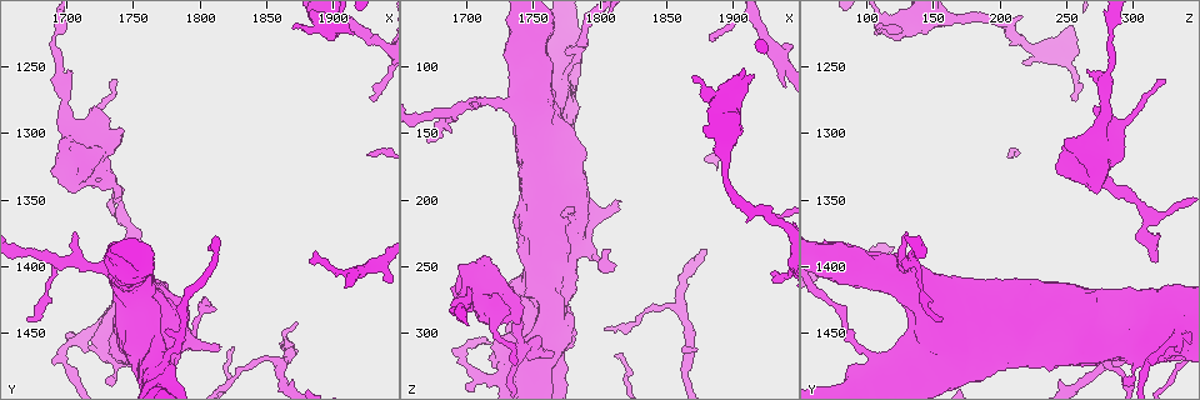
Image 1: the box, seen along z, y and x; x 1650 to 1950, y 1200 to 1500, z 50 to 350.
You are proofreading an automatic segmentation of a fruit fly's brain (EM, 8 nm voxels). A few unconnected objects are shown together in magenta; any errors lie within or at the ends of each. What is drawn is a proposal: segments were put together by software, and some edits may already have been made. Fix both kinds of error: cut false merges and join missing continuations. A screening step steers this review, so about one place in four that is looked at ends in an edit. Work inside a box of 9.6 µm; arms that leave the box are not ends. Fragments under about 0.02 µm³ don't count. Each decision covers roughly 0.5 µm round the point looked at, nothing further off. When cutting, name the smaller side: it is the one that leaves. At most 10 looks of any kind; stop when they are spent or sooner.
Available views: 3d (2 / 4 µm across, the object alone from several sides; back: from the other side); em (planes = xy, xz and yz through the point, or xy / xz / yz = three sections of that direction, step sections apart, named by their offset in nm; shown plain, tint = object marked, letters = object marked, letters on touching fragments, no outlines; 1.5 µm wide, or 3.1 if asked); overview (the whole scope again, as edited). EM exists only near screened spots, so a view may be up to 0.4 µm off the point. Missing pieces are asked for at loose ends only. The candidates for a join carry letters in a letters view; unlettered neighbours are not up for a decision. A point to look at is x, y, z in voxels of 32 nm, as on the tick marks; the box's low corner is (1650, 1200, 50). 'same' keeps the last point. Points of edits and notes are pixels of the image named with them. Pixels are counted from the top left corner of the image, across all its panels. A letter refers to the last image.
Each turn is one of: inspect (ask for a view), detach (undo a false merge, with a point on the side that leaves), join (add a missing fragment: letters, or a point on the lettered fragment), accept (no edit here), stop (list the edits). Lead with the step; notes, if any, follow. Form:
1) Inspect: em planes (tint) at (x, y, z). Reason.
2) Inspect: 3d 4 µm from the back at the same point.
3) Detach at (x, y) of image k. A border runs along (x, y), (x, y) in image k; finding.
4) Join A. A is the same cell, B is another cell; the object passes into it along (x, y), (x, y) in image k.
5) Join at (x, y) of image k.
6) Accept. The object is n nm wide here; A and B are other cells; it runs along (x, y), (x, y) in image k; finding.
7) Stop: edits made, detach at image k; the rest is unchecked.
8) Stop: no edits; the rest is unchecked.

Inspect: 3d 4 µm at (1874, 1442, 312). Branch stops here.

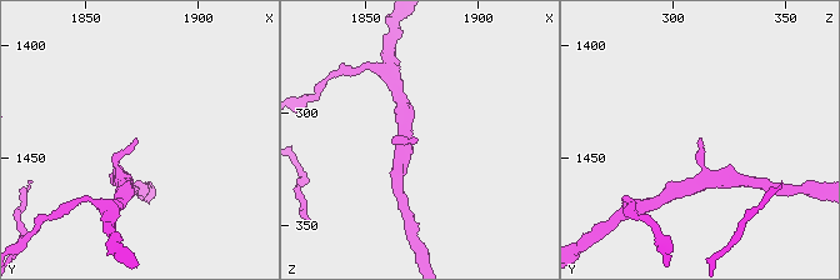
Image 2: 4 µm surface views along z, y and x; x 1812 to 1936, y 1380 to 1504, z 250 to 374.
Inspect: em yz step 4 (tint) at (1872, 1443, 312).

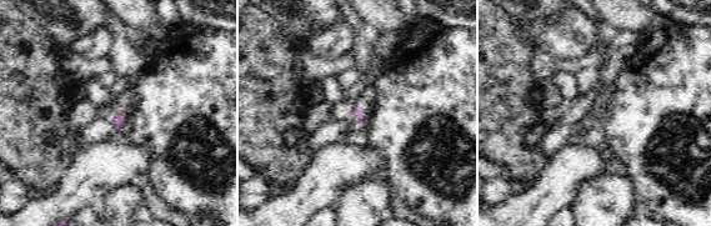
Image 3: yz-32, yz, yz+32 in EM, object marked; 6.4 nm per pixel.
Inspect: em planes (letters) at the same point.

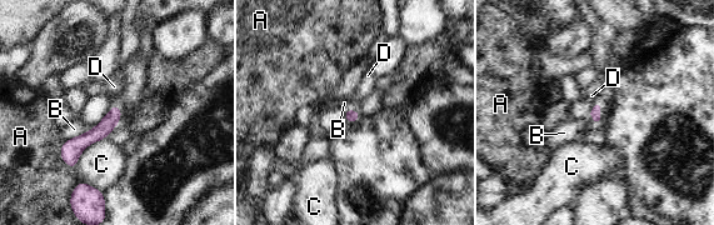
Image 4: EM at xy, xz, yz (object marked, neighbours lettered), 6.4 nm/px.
Join D. The longest contact is with C, 300 nm; D is the same cell, A, B and C are other cells; the neuron continues.

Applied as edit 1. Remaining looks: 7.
Inspect: 3d 2 µm at (1696, 1468, 318).

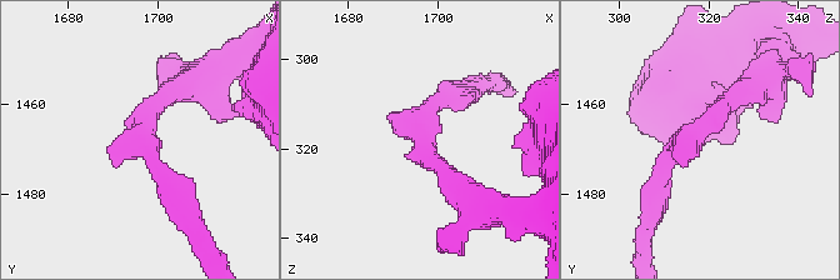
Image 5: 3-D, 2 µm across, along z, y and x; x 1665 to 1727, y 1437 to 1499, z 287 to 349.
Inspect: em planes (tint) at (1696, 1468, 316). The arms are 190, 260 nm wide; need the tissue.

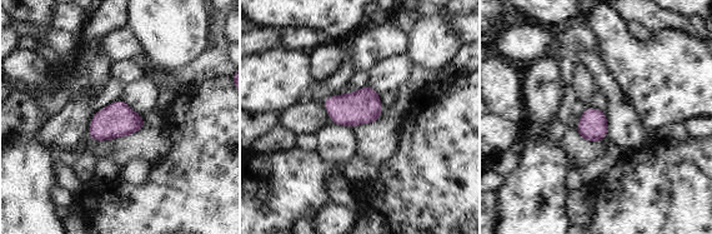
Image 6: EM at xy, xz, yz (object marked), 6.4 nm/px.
Inspect: em planes (letters) at the same point. See the neighbours.

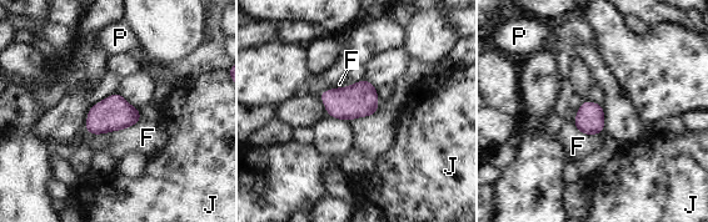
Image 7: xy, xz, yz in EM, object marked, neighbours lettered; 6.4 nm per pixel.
Accept. The object is 190 nm wide here; F, J and P are other cells; a border runs along (141, 116), (134, 125), (96, 136) in image 7; one neuron here.

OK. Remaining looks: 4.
Inspect: 3d 2 µm at (1694, 1250, 282). Sudden change in width.

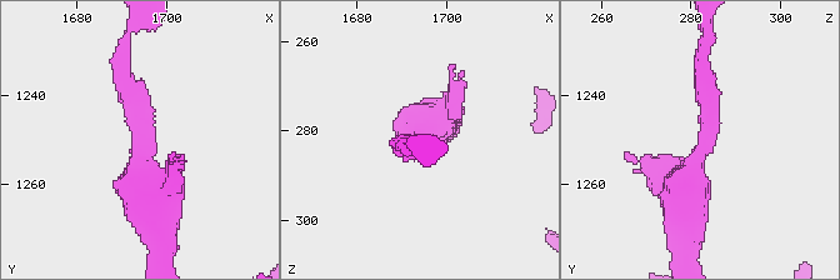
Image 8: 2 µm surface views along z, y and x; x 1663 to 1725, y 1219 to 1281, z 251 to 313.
Inspect: em yz step 8 (tint) at (1694, 1251, 283).

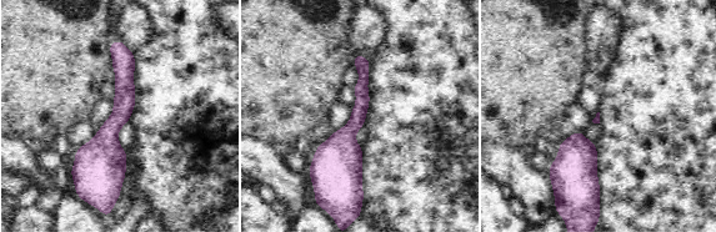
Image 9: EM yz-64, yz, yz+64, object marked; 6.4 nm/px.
Inspect: em planes (letters) at the same point.

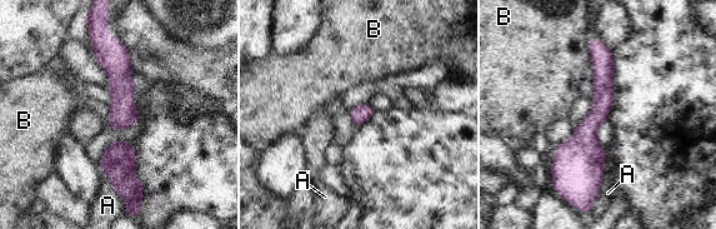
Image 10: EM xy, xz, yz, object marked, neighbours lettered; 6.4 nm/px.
Accept. The object is 120 nm wide here; the longest contact is with A, 300 nm; A and B are other cells; continuous, no second neuron.

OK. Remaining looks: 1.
Stop: edits made, join at image 4; the rest is unchecked.

